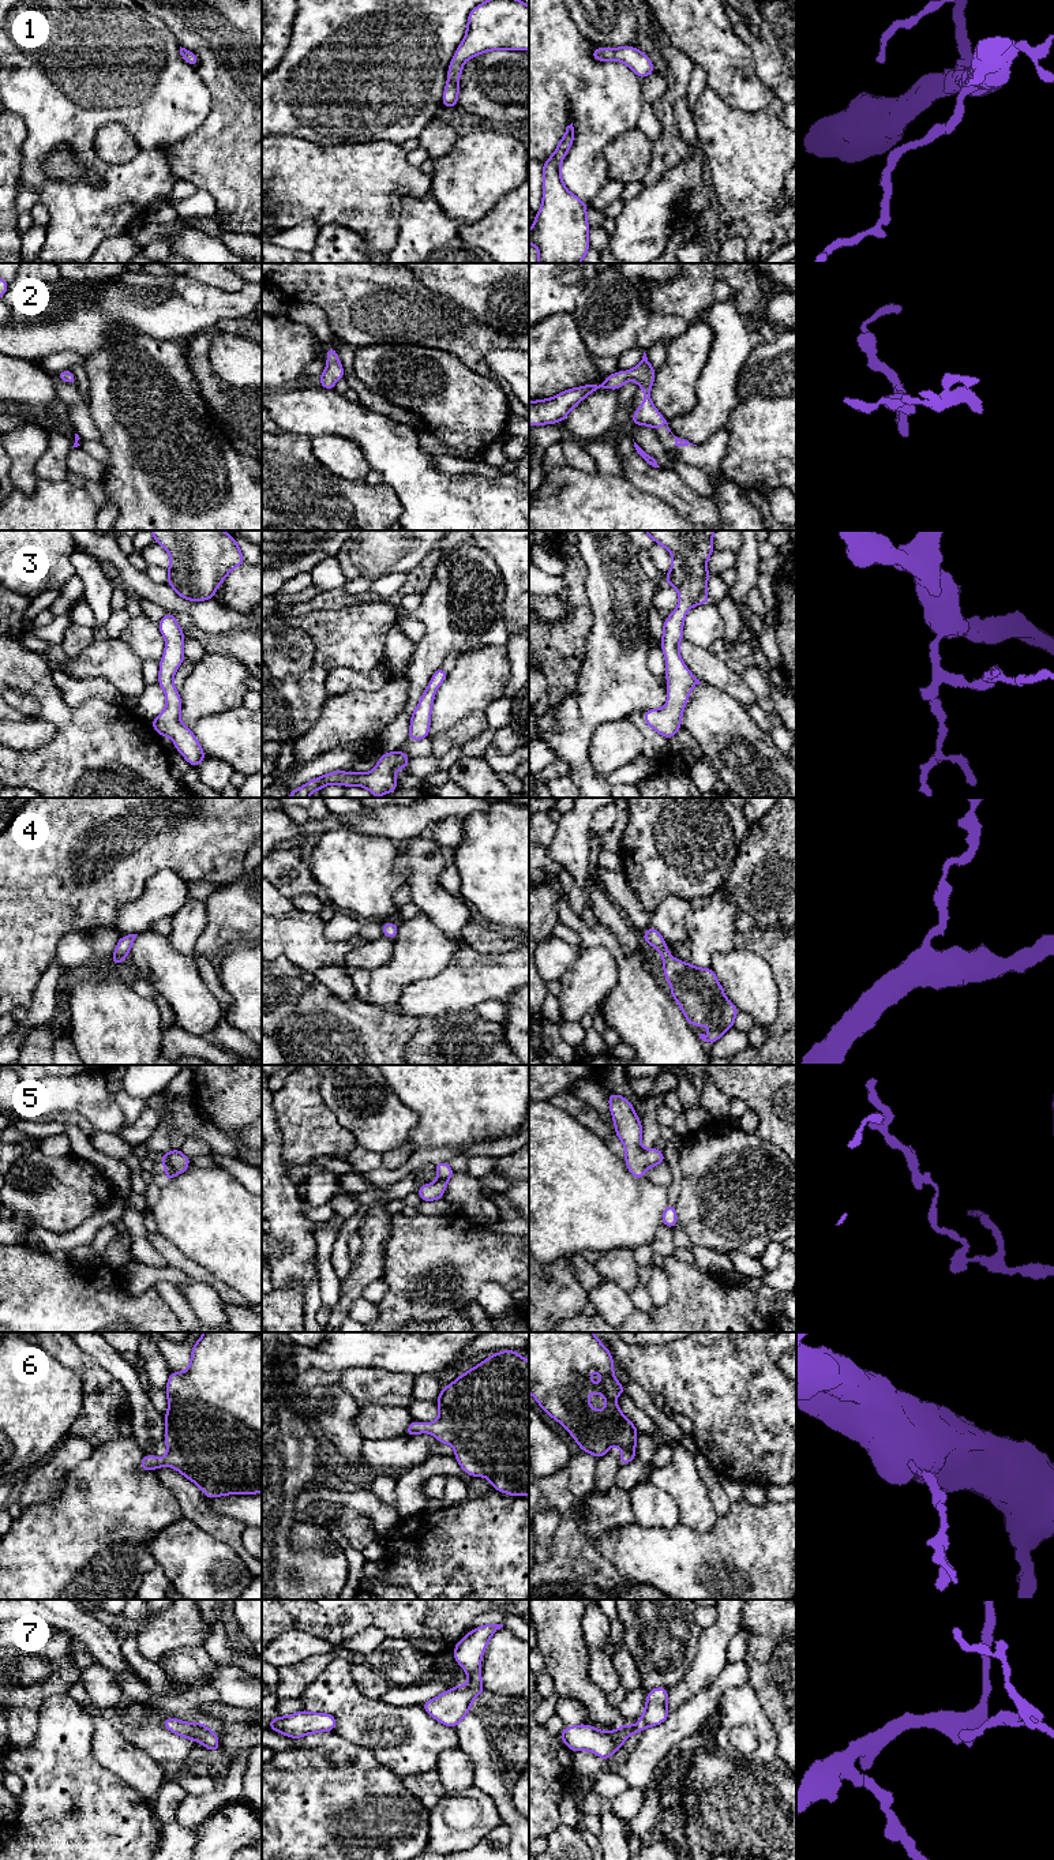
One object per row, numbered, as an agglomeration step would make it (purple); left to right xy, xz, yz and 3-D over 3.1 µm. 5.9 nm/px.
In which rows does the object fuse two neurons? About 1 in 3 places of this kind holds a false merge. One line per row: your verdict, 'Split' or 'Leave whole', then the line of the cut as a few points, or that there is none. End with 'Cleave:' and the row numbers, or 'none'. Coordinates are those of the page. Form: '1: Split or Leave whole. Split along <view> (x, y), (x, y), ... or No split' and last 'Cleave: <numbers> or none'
1: Leave whole. No split
2: Leave whole. No split
3: Leave whole. No split
4: Leave whole. No split
5: Leave whole. No split
6: Split. Split along xz (432, 1424), (430, 1432)
7: Leave whole. No split
Cleave: 6

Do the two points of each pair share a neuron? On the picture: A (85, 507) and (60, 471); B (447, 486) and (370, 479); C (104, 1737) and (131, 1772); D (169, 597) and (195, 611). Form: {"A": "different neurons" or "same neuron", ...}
{"A": "different neurons", "B": "different neurons", "C": "same neuron", "D": "same neuron"}

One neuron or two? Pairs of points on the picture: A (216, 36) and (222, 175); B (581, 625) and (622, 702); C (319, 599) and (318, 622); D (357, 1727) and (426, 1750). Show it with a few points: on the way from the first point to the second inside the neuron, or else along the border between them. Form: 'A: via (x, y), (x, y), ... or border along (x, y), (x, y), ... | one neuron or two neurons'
A: via (217, 70), (222, 75), (222, 141) | one neuron
B: border along (589, 604), (592, 625), (580, 667) | two neurons
C: border along (351, 604), (342, 608), (319, 608), (288, 617) | two neurons
D: via (374, 1728), (381, 1735), (396, 1735), (409, 1742) | one neuron

